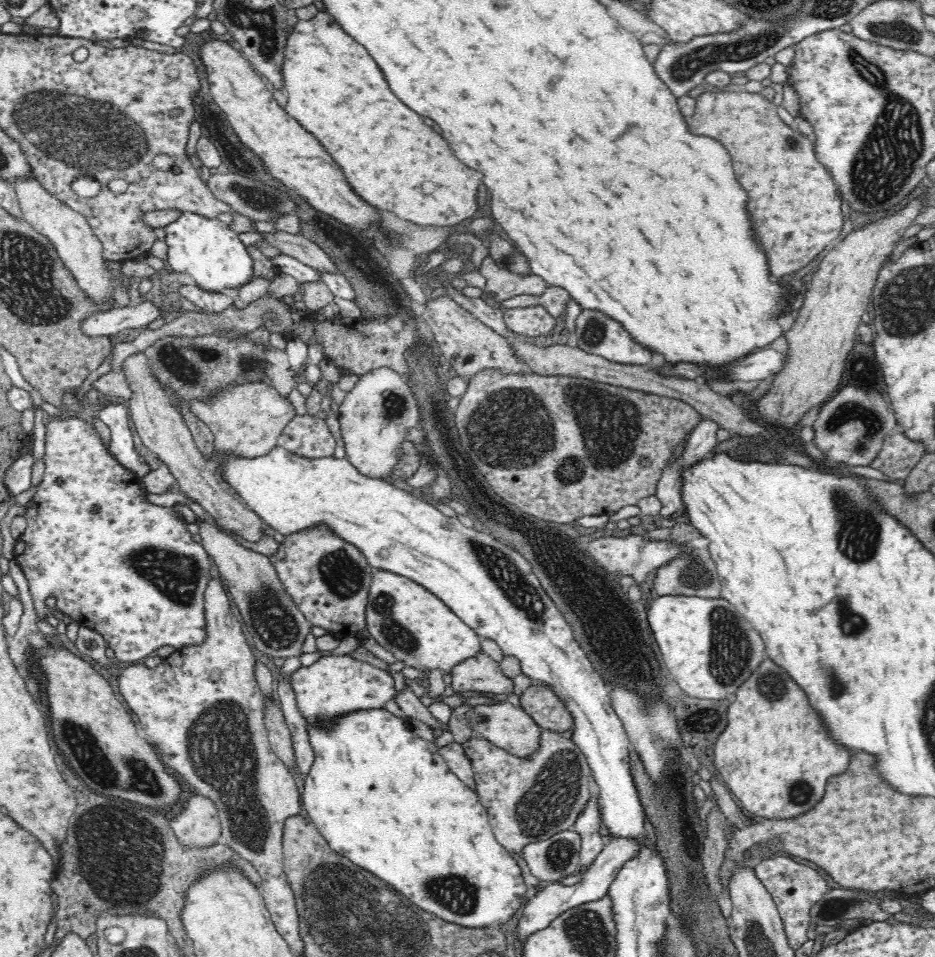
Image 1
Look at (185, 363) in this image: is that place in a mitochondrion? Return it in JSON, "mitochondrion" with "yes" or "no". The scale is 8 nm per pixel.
{"mitochondrion":"yes"}

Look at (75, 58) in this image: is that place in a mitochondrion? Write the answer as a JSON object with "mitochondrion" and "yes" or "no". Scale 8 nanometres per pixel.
{"mitochondrion":"no"}

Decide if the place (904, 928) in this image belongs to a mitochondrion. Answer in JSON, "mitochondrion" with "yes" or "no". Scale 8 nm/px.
{"mitochondrion":"no"}

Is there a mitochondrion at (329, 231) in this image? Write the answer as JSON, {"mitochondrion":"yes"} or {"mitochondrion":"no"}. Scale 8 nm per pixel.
{"mitochondrion":"no"}

